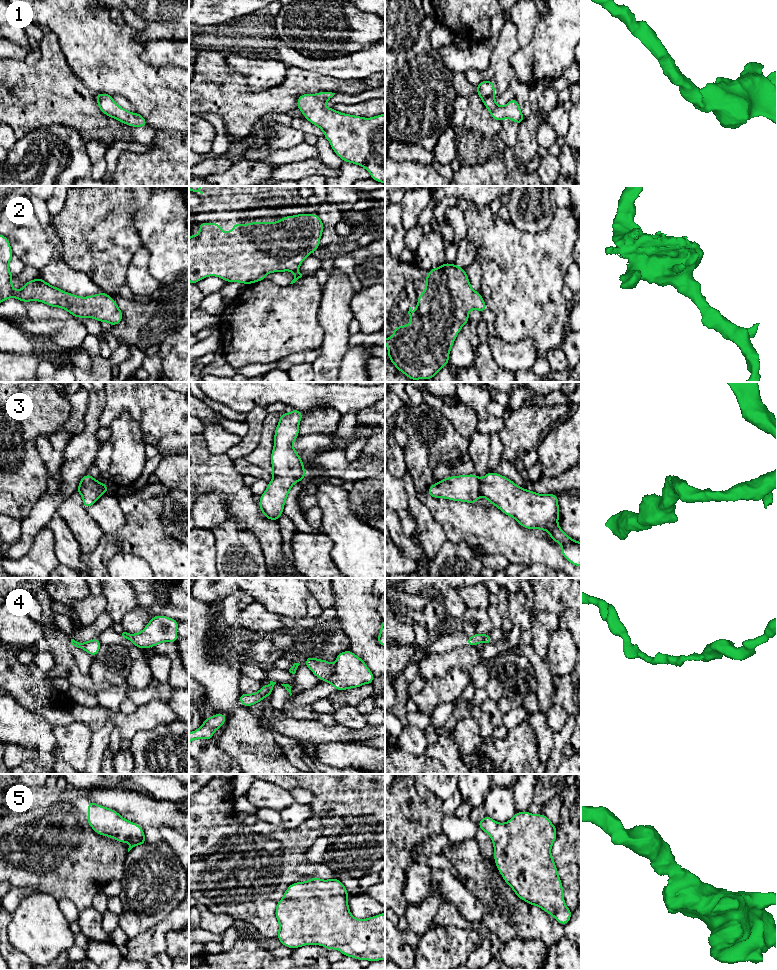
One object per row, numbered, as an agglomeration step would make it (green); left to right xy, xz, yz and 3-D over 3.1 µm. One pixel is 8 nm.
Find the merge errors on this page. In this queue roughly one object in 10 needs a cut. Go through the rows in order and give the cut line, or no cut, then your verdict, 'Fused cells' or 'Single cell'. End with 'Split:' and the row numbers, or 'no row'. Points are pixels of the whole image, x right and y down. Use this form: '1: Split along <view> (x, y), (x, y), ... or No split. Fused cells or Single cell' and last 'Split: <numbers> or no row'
1: No split. Single cell
2: No split. Single cell
3: No split. Single cell
4: Split along xz (334, 667), (334, 671), (324, 680). Fused cells
5: No split. Single cell
Split: 4

